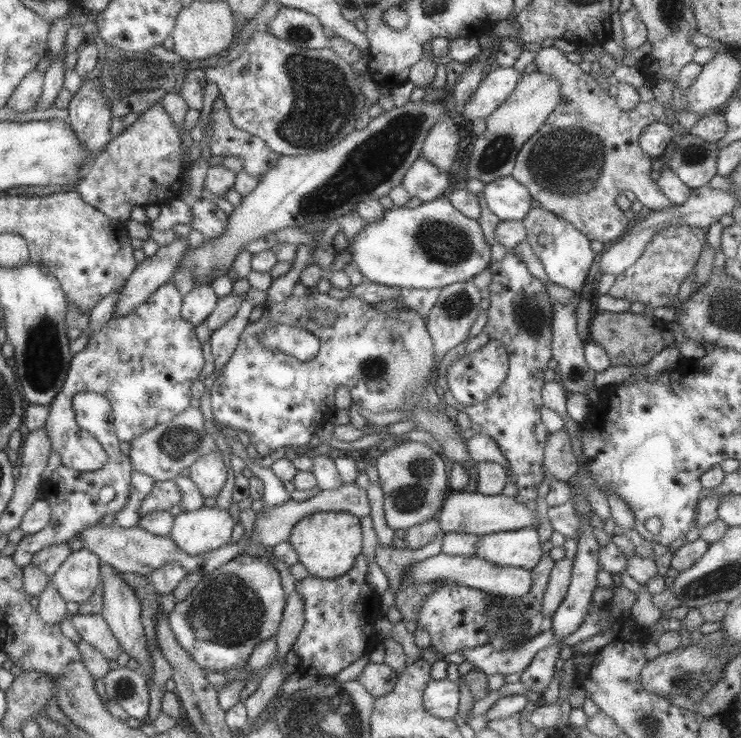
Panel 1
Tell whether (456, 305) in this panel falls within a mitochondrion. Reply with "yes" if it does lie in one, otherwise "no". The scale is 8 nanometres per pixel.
yes

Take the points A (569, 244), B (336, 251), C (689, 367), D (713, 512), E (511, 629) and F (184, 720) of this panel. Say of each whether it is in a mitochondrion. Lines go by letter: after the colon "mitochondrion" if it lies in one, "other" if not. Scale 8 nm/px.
A: other
B: other
C: other
D: other
E: mitochondrion
F: other

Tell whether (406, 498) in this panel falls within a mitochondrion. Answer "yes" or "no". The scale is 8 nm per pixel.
yes

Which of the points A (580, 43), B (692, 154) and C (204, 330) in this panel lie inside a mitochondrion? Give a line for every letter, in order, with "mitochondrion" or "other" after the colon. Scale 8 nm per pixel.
A: other
B: mitochondrion
C: other

